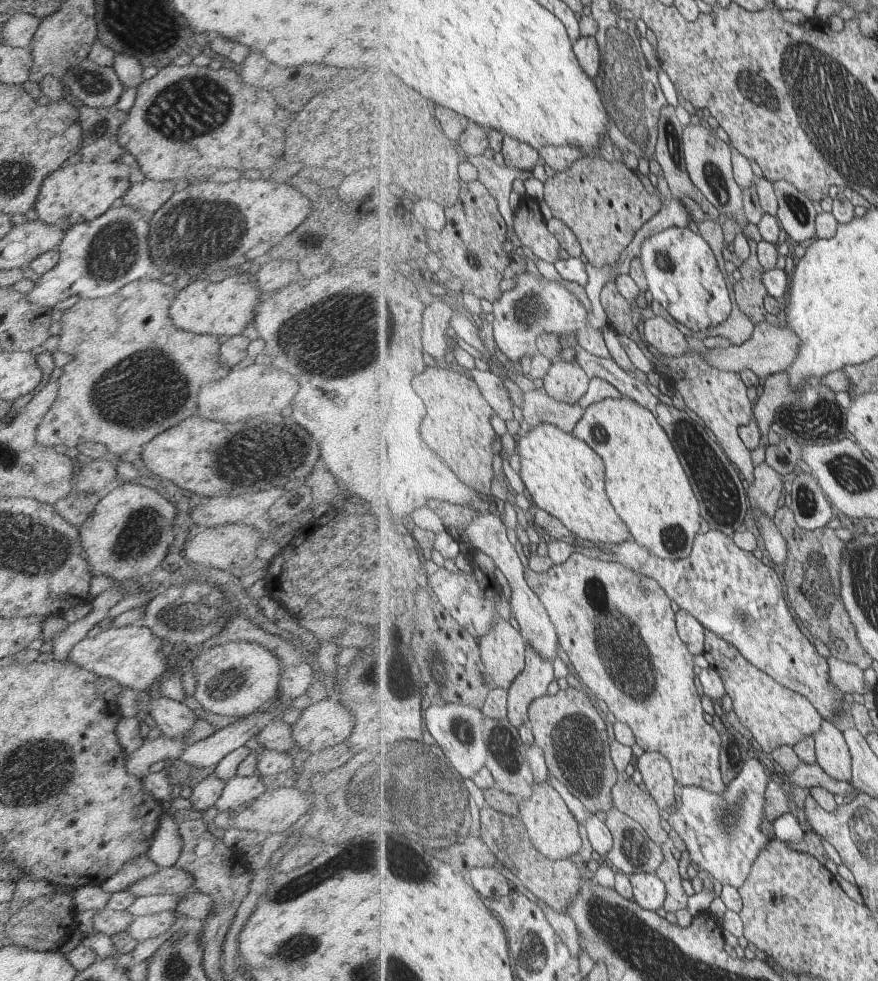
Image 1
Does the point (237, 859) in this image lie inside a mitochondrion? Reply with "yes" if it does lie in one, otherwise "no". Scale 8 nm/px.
no

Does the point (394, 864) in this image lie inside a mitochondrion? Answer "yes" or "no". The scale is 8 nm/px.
yes

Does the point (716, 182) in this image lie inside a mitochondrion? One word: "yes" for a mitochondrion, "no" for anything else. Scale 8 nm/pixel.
yes

